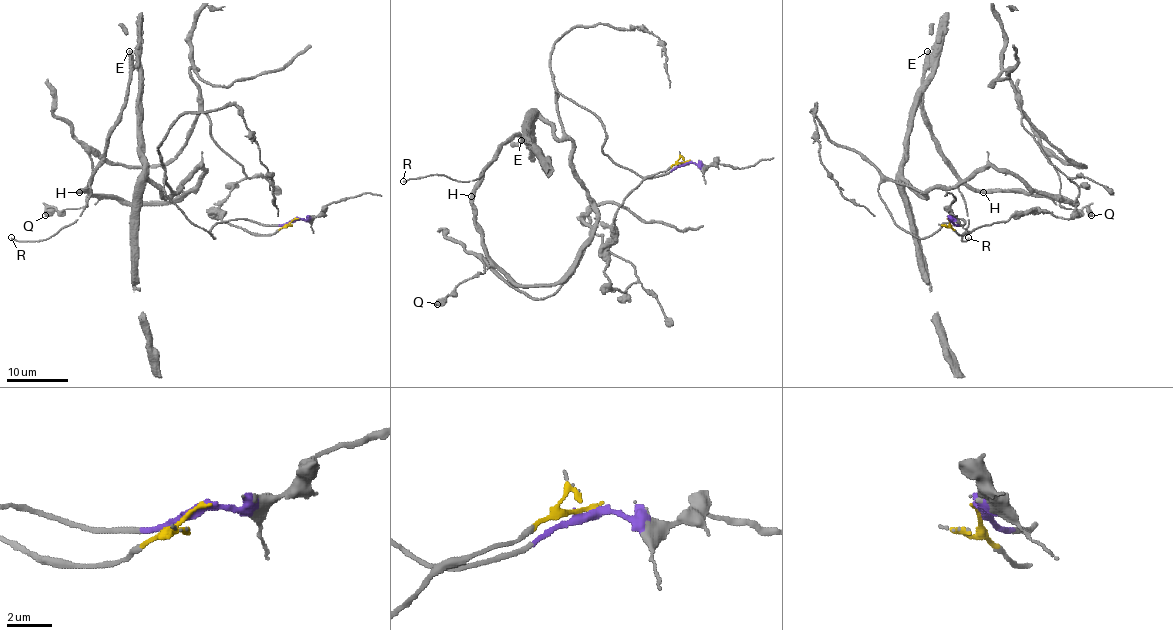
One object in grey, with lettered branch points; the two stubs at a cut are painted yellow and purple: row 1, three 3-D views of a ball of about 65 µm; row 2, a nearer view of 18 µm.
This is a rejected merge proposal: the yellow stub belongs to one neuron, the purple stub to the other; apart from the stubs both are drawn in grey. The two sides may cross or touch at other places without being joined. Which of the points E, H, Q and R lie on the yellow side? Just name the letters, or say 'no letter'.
Q

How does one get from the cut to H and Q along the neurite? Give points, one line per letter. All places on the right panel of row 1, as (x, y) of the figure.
H: (949, 220), (965, 222), (912, 236), (878, 186), (957, 188), (989, 166), (1071, 203), (983, 192)
Q: (949, 220), (962, 234), (1070, 217), (1079, 188), (1022, 112), (1085, 166), (1048, 155), (1059, 203), (1091, 216)

